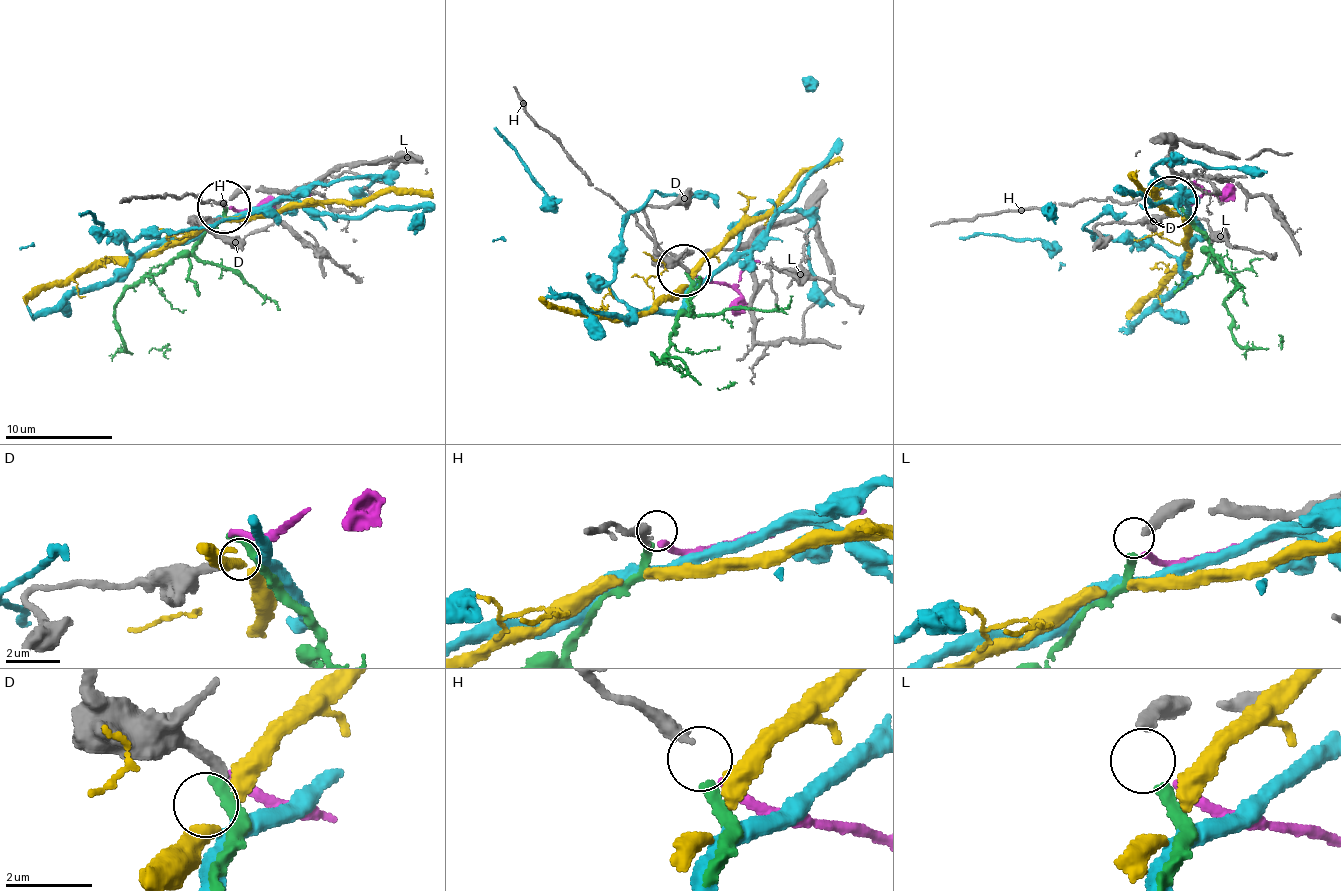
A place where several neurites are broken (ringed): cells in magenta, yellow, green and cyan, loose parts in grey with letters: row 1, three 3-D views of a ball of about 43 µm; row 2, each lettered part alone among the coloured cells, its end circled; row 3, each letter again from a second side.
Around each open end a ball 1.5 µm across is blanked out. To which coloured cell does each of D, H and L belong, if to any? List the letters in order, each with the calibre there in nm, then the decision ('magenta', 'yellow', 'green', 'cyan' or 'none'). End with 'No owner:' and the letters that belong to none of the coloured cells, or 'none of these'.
D: 320 nm thick; cyan
H: 320 nm thick; magenta
L: 280 nm thick; green
No owner: none of these

